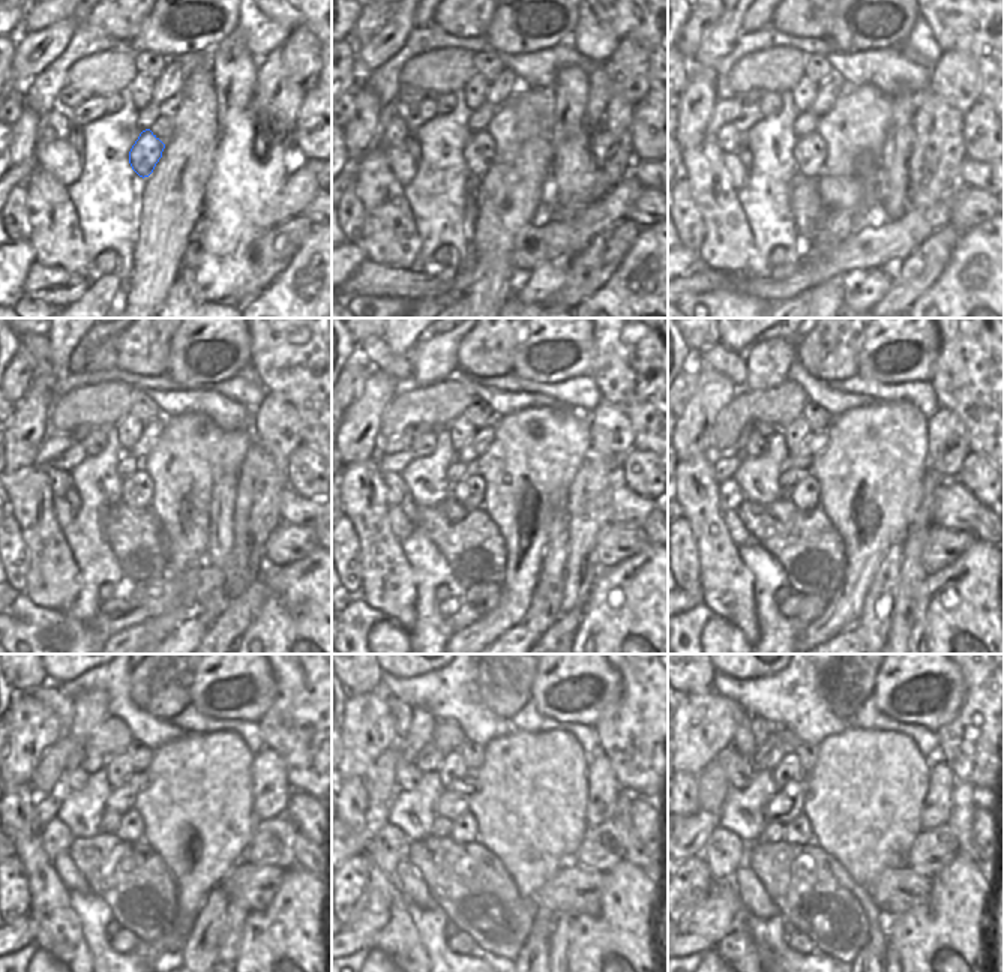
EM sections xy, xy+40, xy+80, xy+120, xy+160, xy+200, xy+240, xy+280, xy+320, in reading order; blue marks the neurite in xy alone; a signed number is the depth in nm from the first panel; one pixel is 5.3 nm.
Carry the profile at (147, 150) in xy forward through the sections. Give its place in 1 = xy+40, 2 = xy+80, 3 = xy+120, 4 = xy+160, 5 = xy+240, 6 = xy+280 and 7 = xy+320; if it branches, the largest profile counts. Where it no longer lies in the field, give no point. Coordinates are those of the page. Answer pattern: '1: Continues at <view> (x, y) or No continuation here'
1: Continues at xy+40 (479, 153)
2: Continues at xy+80 (809, 152)
3: Continues at xy+120 (137, 489)
4: Continues at xy+160 (468, 491)
5: Continues at xy+240 (131, 828)
6: Continues at xy+280 (464, 830)
7: Continues at xy+320 (797, 831)

